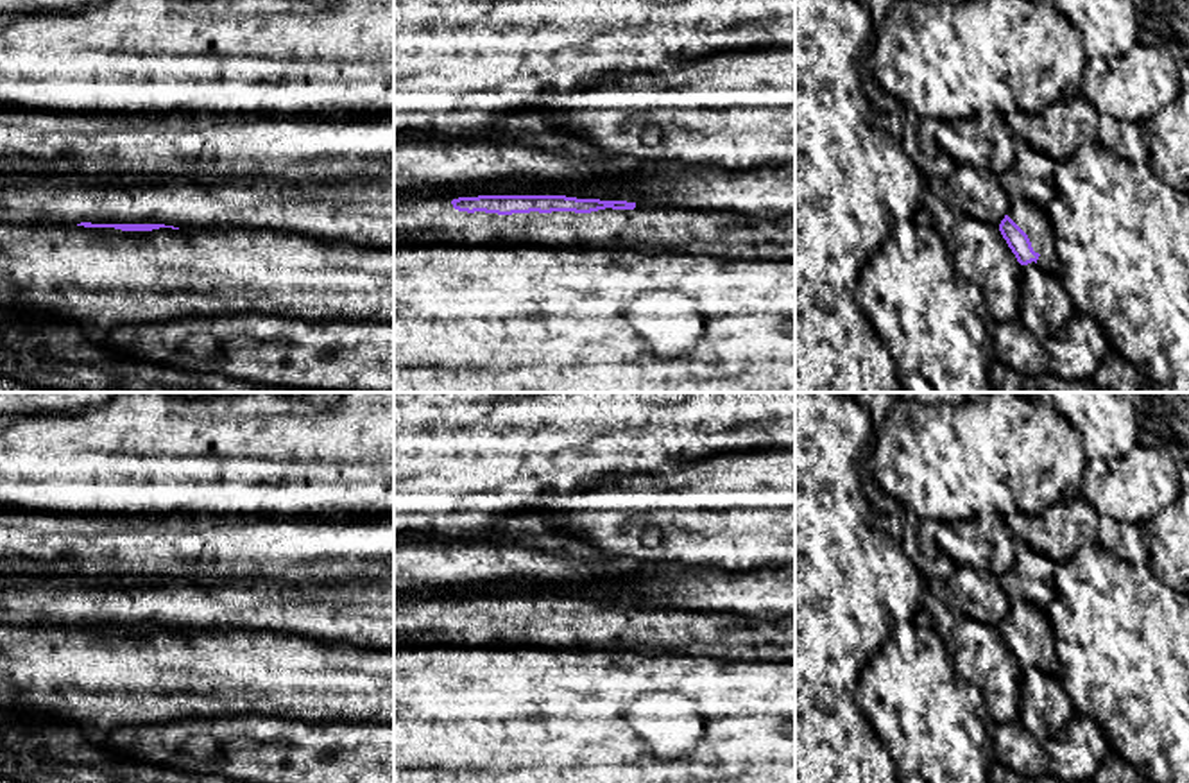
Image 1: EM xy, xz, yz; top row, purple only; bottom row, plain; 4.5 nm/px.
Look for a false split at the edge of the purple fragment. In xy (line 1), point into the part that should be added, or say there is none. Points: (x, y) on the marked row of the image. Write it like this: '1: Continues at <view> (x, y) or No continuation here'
1: No continuation here

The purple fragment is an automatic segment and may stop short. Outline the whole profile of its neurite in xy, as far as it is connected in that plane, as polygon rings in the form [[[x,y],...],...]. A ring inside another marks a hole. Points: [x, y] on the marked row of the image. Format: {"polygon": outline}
{"polygon": [[[81,222],[77,226],[84,226],[84,228],[115,228],[115,229],[122,229],[122,231],[152,231],[152,229],[159,229],[159,228],[179,229],[179,228],[165,226],[165,224],[91,224],[91,222]]]}

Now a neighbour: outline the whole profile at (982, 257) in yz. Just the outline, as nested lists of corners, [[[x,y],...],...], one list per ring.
[[[958,215],[949,249],[956,272],[981,288],[996,323],[1019,317],[1022,269],[999,226]]]

